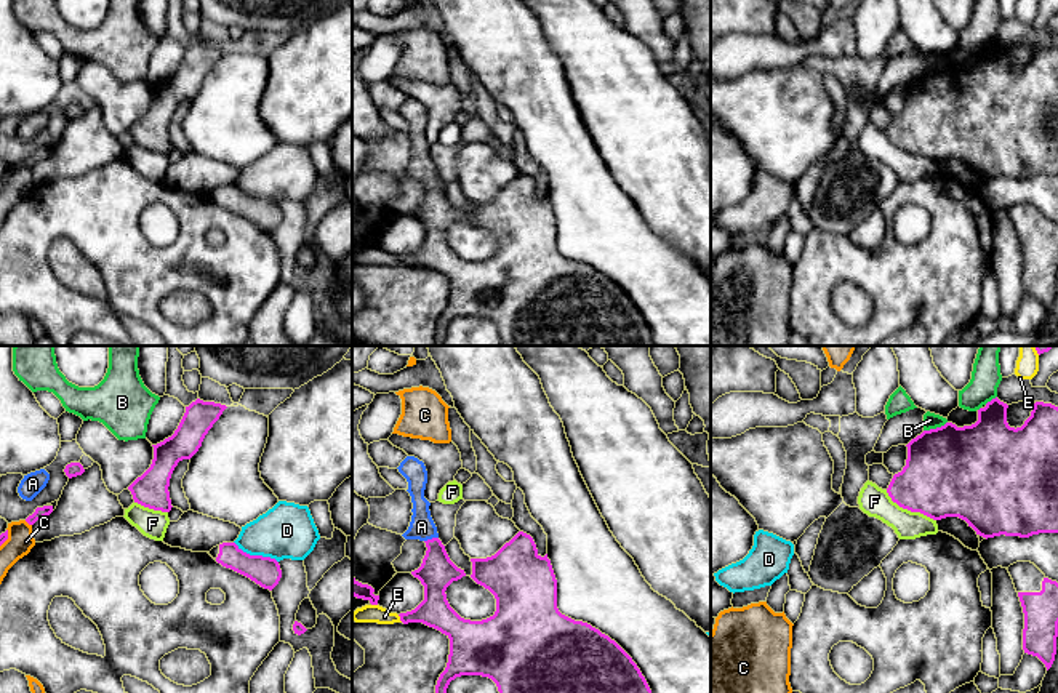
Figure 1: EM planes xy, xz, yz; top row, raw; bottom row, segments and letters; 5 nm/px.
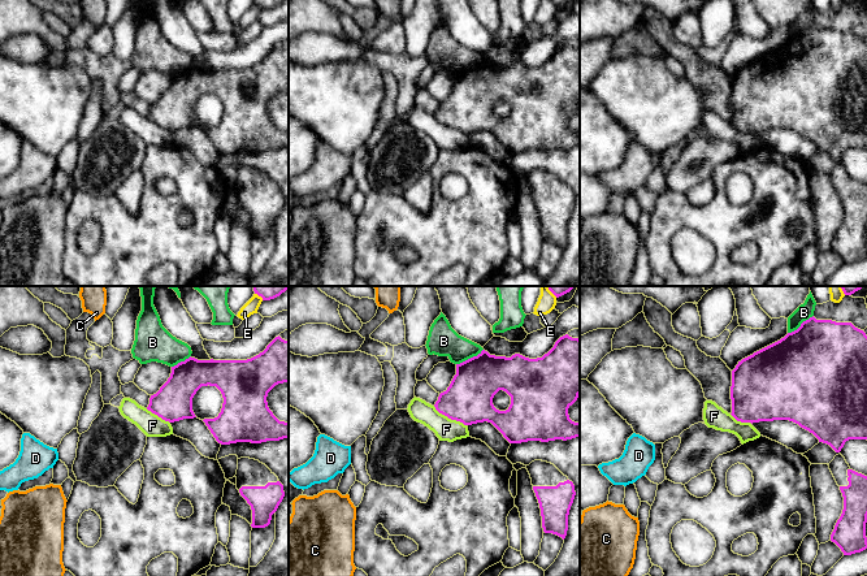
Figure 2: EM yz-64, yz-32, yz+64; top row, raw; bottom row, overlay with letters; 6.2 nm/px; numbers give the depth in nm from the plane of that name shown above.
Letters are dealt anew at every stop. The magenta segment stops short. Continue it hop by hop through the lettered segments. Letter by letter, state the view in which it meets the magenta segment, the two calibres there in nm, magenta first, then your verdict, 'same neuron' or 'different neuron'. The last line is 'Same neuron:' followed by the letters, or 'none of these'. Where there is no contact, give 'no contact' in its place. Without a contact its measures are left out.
A: contact in xz; calibres 180 and 130 nm; same neuron
B: contact in yz; calibres 460 and 80 nm; different neuron
C: contact in xy; calibres 60 and 130 nm; different neuron
D: contact in xy; calibres 150 and 280 nm; different neuron
E: contact in xz; calibres 160 and 100 nm; different neuron
F: contact in yz; calibres 420 and 150 nm; different neuron
Same neuron: A

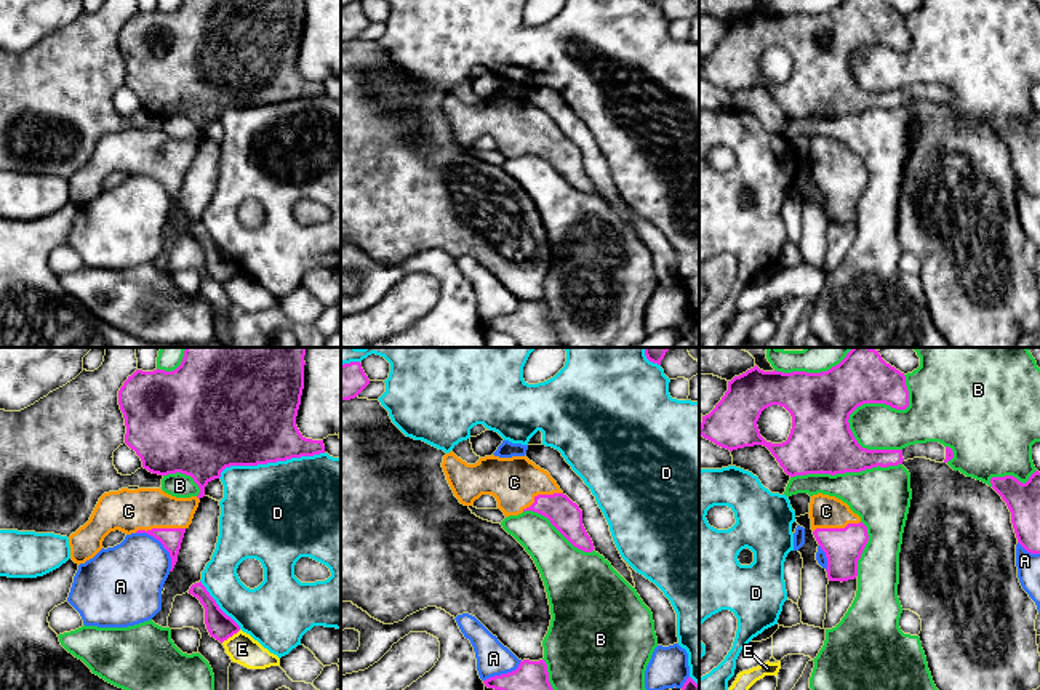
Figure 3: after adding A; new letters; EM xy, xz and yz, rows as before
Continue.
A: contact in xy; calibres 110 and 360 nm; different neuron
B: contact in yz; calibres 280 and 240 nm; different neuron
C: contact in xy; calibres 110 and 220 nm; same neuron
D: contact in xy; calibres 480 and 480 nm; different neuron
E: contact in xy; calibres 130 and 150 nm; different neuron
Same neuron: C

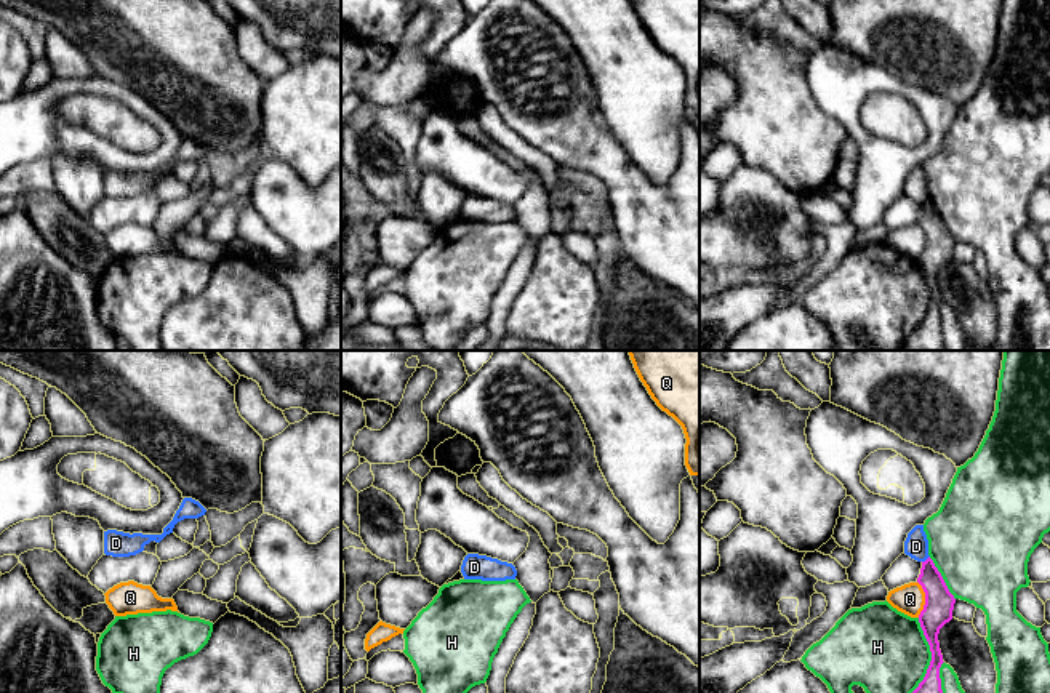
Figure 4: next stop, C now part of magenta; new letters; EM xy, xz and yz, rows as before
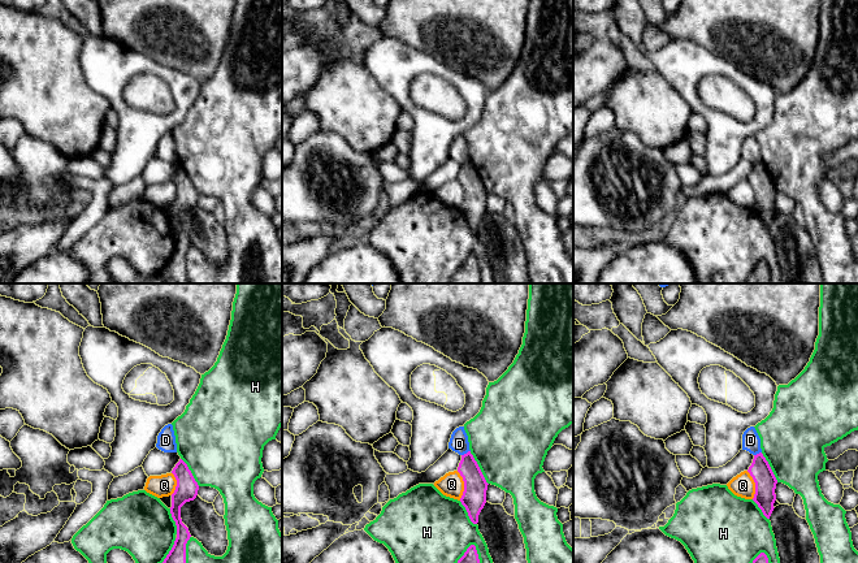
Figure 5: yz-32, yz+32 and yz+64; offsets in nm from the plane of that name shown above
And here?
D: contact in yz; calibres 150 and 120 nm; different neuron
H: contact in yz; calibres 190 and 420 nm; different neuron
Q: contact in yz; calibres 150 and 160 nm; different neuron
Same neuron: none of these

